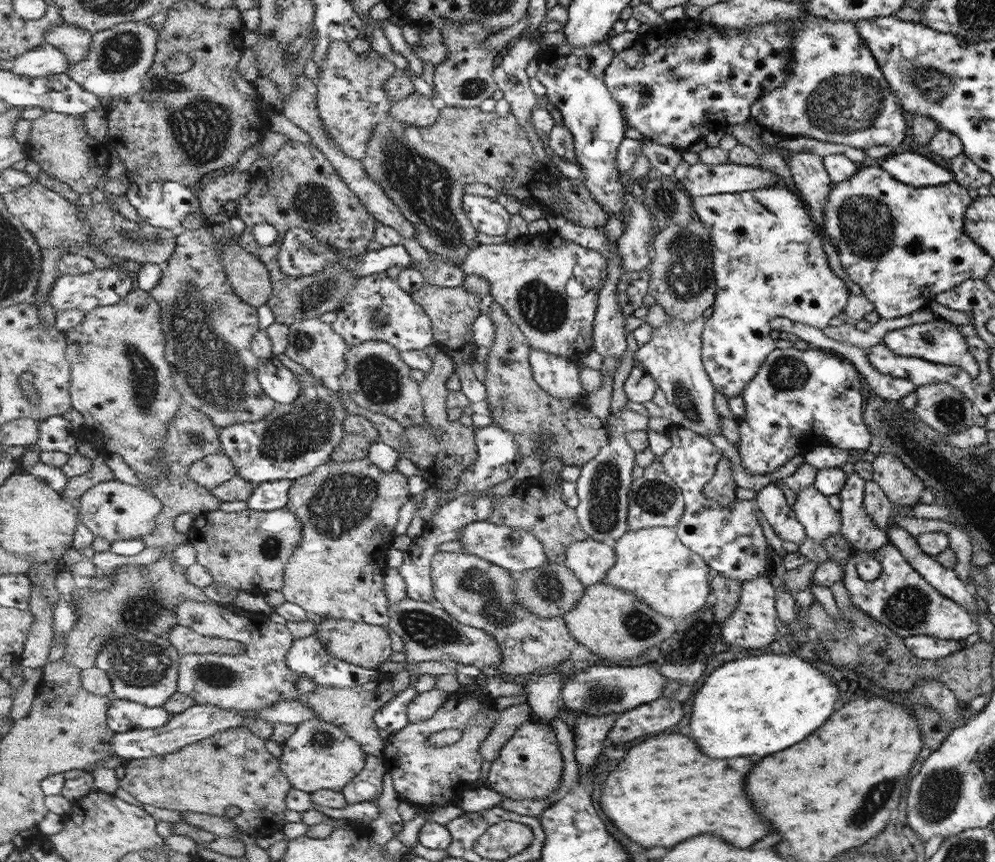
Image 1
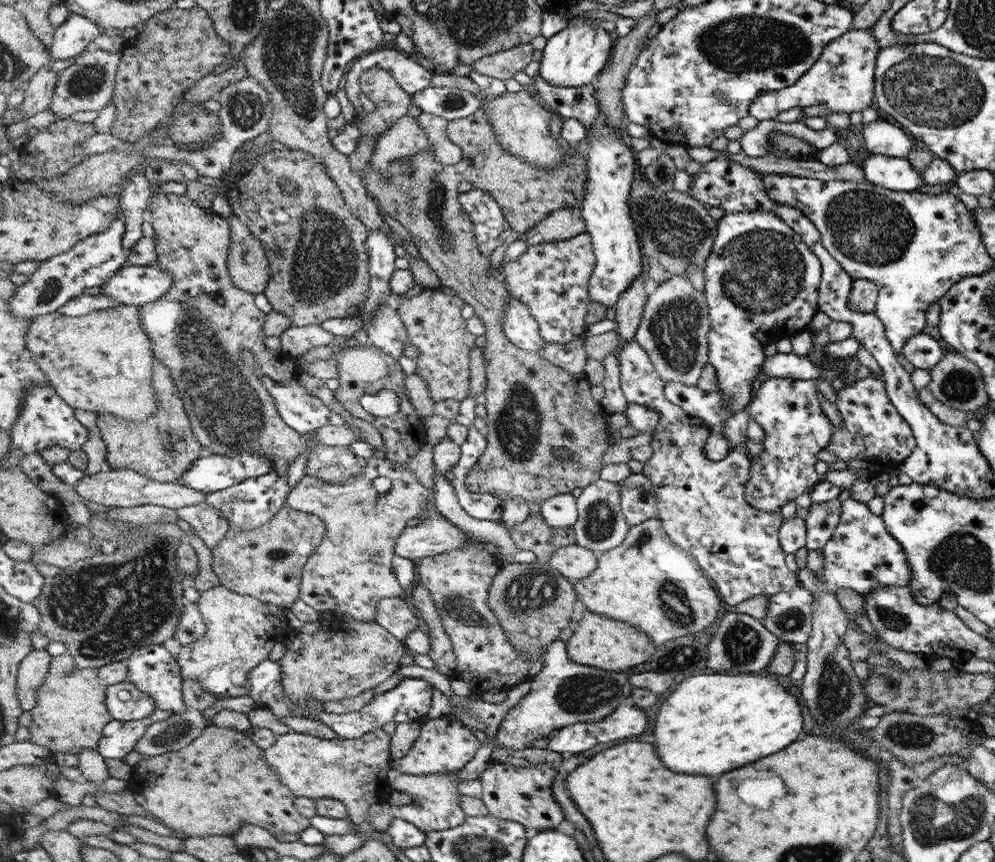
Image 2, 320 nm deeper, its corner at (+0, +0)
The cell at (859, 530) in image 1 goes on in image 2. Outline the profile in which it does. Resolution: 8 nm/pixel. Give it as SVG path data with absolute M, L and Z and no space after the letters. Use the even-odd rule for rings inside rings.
M856 499L842 501L840 522L822 552L824 570L818 576L808 574L804 568L796 572L798 581L806 590L817 590L821 584L821 588L832 594L837 594L841 588L849 588L864 596L885 586L907 586L912 580L906 554L886 531L881 516L874 515L866 503Z

